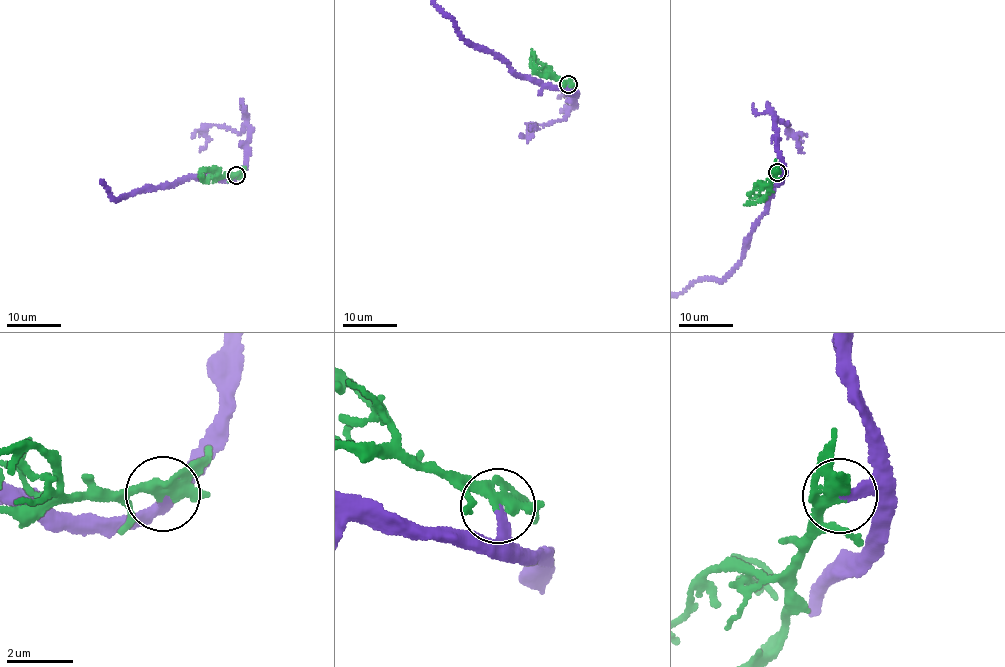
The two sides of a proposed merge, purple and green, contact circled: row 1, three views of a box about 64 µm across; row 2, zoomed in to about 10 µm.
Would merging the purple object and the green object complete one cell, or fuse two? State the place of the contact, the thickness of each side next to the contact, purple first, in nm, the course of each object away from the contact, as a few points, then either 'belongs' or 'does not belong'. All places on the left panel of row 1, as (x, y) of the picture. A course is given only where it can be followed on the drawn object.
place (236, 175); calibres 240 and 280 nm; course green (236, 175), (201, 179), (200, 176); belongs

